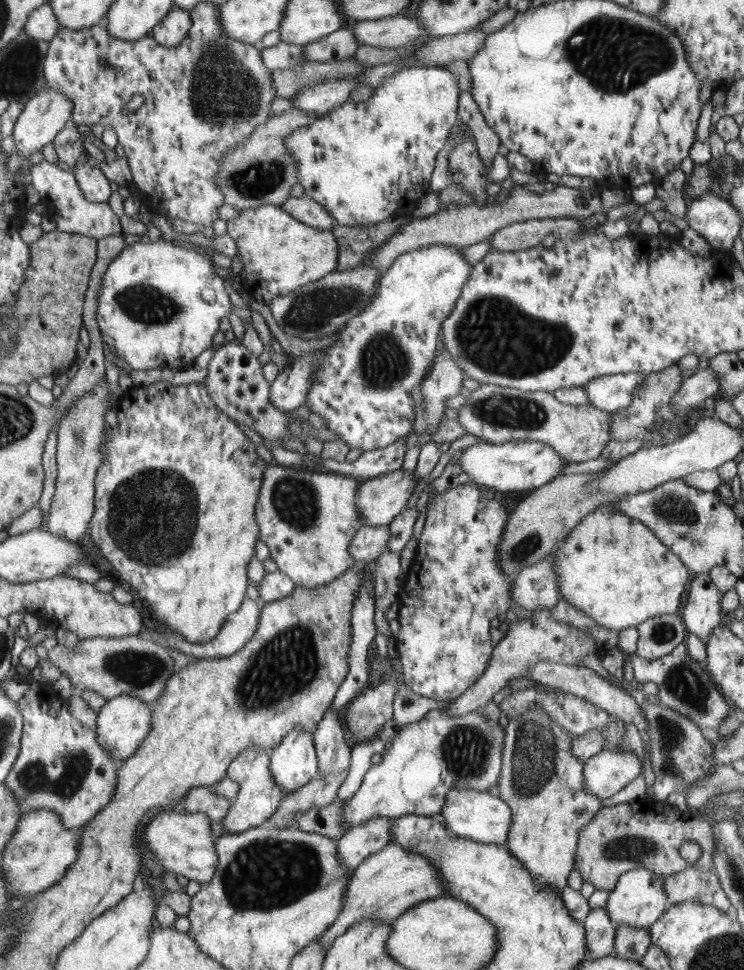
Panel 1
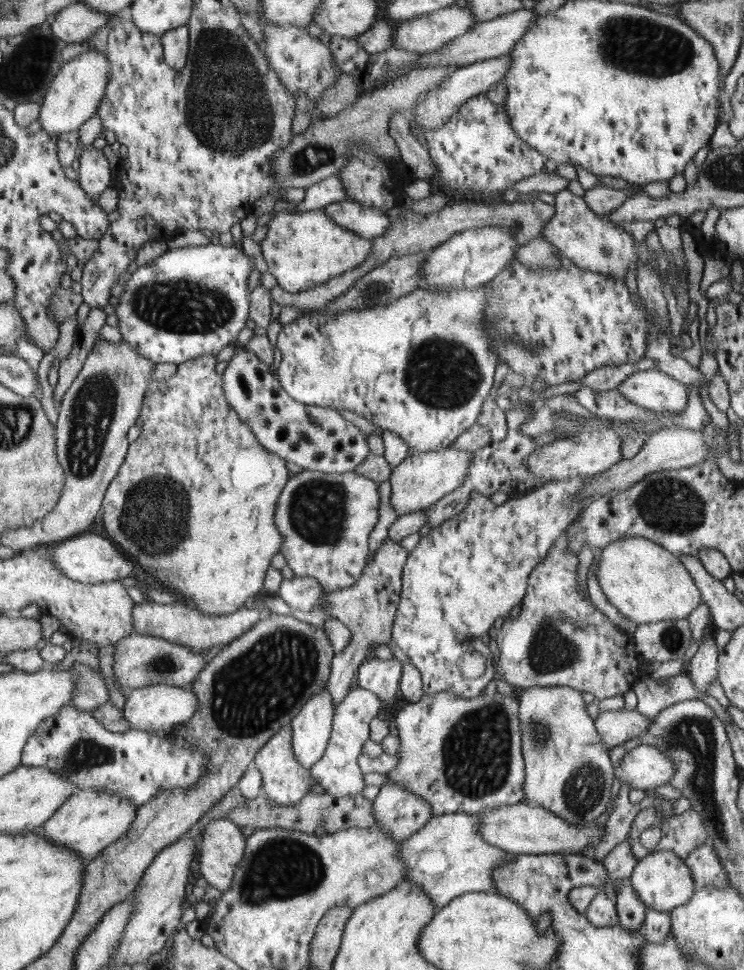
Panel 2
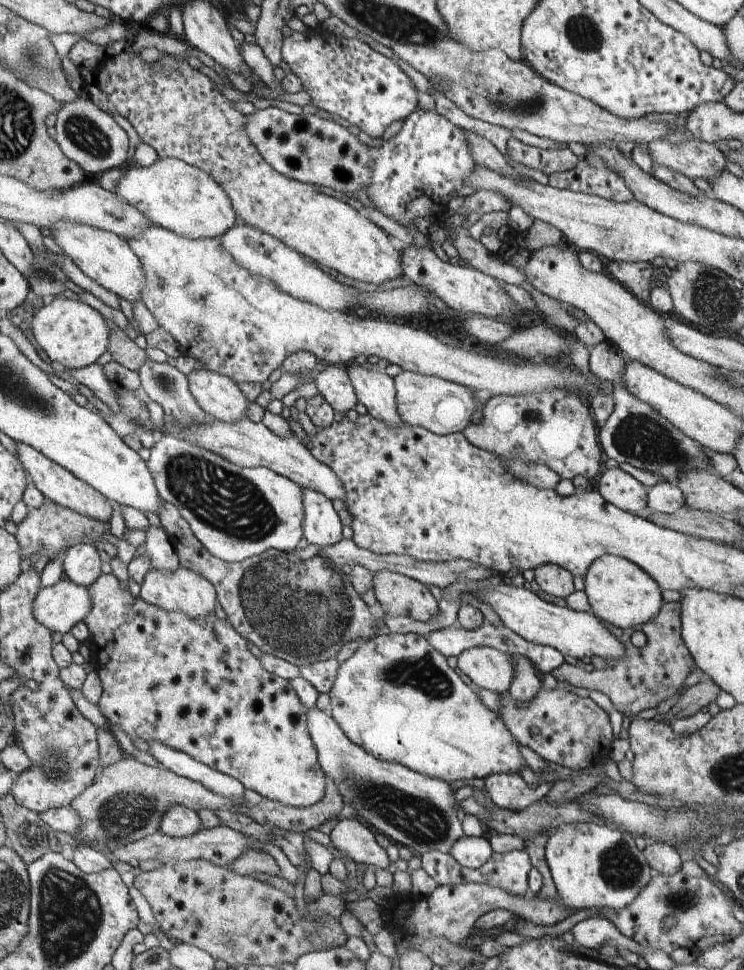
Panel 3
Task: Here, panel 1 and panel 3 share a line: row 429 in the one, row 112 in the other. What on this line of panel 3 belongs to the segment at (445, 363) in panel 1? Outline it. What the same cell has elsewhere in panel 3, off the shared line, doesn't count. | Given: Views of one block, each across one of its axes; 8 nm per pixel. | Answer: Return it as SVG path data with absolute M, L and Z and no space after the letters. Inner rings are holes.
M420 108L405 118L404 126L398 134L388 140L382 139L380 146L372 147L372 154L374 166L366 194L382 214L407 227L414 222L414 218L430 218L433 222L441 223L449 220L448 200L454 190L460 190L464 186L464 180L472 174L475 164L466 134L436 111Z

